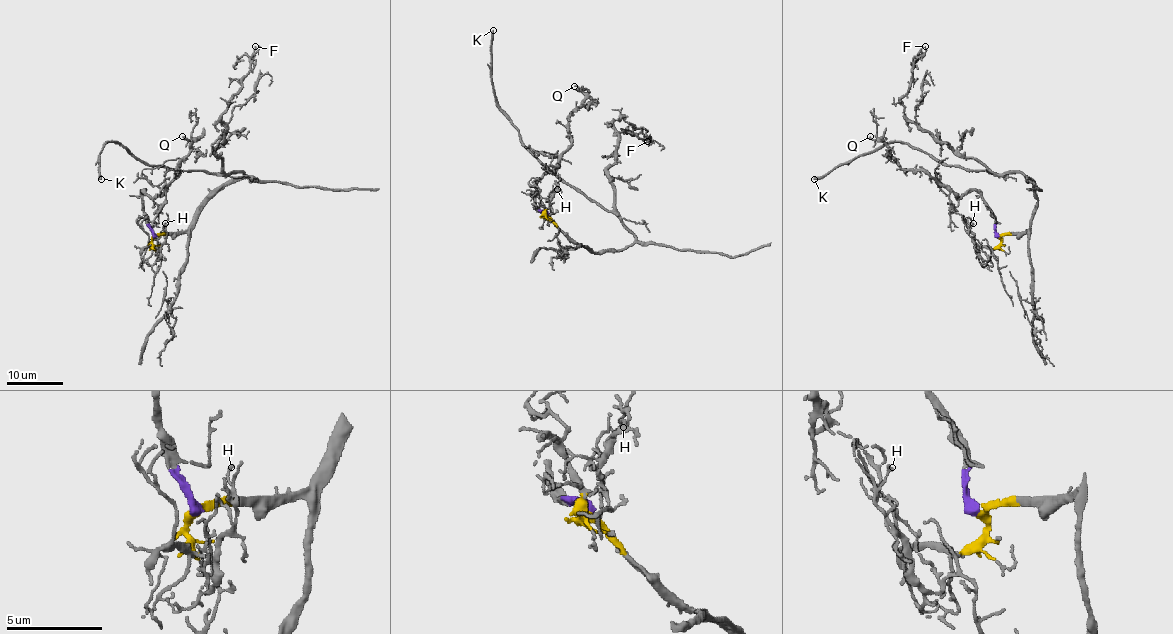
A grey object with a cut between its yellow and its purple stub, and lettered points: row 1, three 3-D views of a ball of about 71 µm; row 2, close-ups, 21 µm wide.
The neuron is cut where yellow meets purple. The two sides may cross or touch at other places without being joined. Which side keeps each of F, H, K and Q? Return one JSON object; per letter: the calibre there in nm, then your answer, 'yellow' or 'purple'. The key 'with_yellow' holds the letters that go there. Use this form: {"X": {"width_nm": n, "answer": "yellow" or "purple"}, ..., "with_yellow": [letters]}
{"F": {"width_nm": 110, "answer": "yellow"}, "H": {"width_nm": 120, "answer": "yellow"}, "K": {"width_nm": 280, "answer": "yellow"}, "Q": {"width_nm": 140, "answer": "purple"}, "with_yellow": ["F", "H", "K"]}

